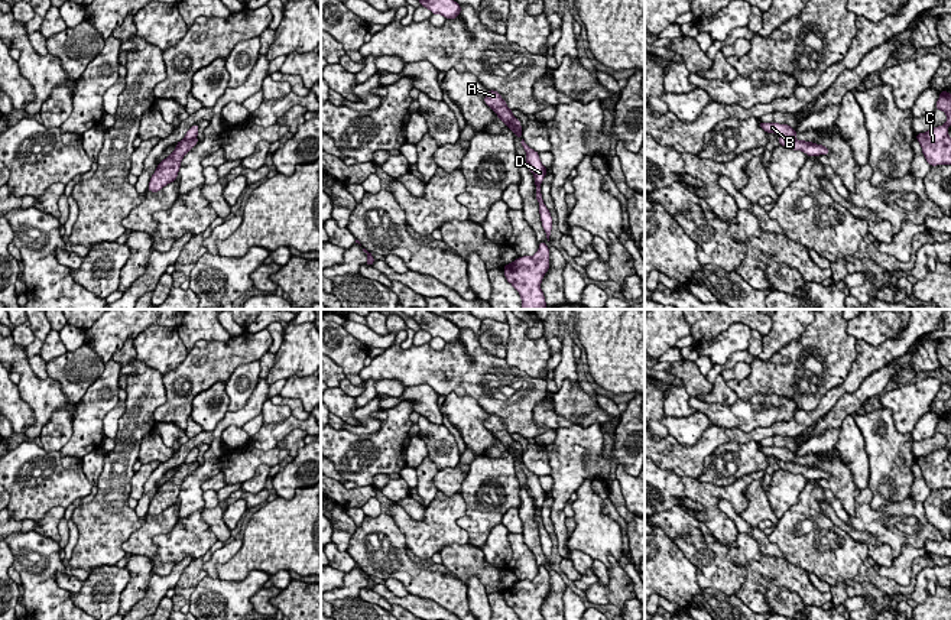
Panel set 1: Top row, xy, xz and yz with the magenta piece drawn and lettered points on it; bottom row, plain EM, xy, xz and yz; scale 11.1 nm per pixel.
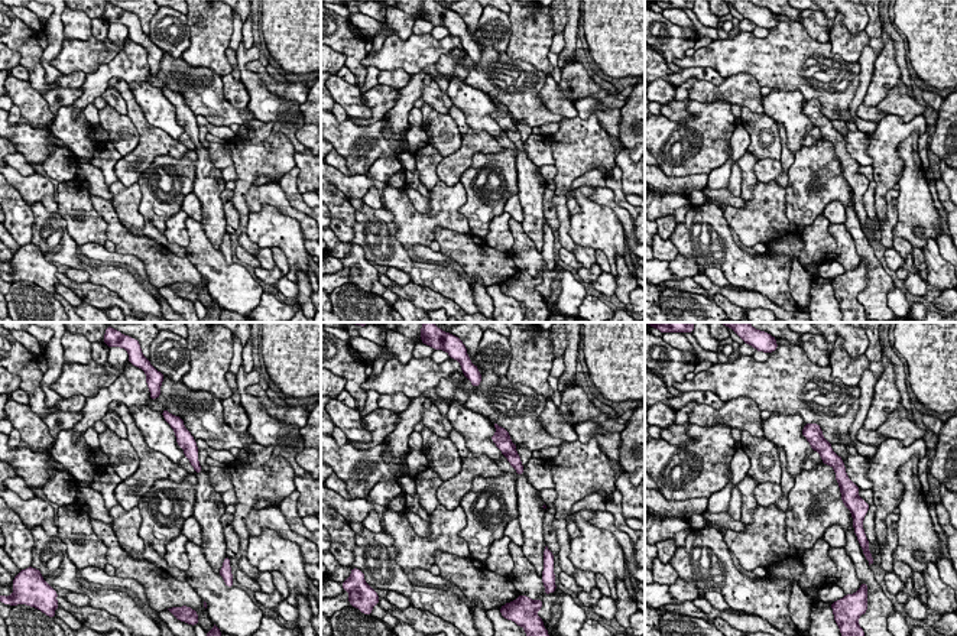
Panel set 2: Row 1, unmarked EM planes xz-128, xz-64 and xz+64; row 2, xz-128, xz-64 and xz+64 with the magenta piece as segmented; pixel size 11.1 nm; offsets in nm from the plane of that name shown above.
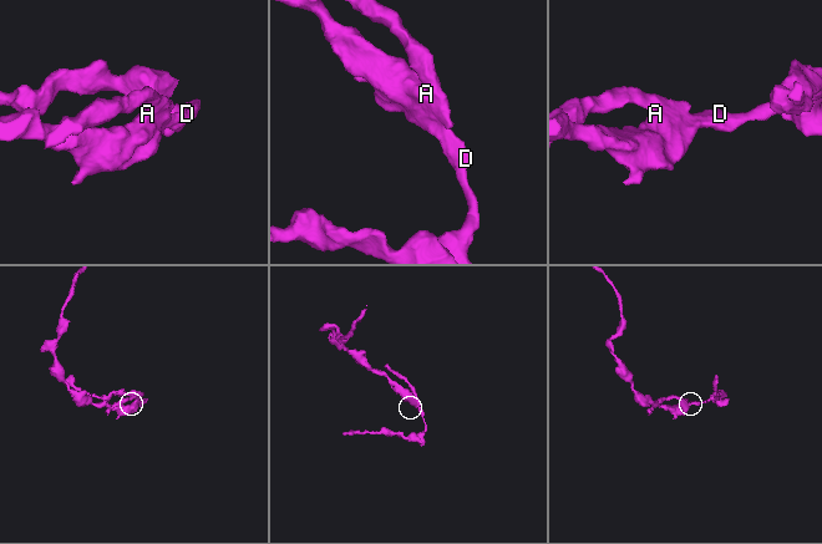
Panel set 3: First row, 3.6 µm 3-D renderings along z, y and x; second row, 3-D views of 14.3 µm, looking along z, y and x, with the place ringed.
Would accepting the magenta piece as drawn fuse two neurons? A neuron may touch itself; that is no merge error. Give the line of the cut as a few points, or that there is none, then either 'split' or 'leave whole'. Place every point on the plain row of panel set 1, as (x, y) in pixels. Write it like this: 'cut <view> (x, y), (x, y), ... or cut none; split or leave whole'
cut yz (781, 460), (792, 463); split

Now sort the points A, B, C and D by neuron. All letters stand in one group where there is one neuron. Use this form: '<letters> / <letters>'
A C D / B

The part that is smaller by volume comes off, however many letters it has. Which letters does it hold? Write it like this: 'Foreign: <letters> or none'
Foreign: B

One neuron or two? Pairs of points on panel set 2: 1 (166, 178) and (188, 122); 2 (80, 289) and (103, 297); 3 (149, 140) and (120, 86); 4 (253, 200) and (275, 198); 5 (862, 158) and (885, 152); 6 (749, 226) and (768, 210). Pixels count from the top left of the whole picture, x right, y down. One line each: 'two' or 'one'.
1: two
2: one
3: one
4: one
5: two
6: one

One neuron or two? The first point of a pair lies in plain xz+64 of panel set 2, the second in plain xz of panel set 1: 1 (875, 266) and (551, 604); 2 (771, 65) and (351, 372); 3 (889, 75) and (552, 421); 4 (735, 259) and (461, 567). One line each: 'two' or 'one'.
1: one
2: two
3: two
4: two

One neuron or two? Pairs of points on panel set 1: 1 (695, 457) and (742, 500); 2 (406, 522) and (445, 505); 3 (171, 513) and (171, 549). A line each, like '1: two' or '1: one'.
1: two
2: one
3: two

